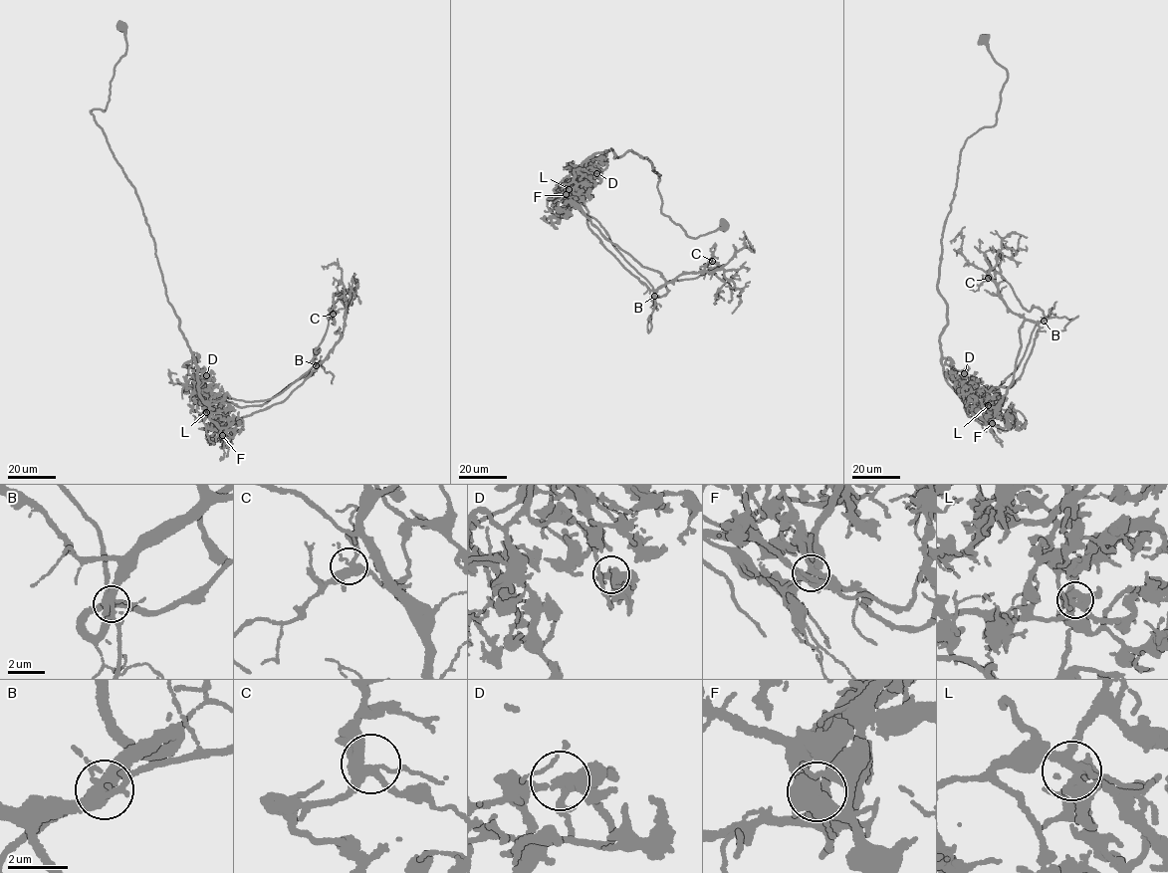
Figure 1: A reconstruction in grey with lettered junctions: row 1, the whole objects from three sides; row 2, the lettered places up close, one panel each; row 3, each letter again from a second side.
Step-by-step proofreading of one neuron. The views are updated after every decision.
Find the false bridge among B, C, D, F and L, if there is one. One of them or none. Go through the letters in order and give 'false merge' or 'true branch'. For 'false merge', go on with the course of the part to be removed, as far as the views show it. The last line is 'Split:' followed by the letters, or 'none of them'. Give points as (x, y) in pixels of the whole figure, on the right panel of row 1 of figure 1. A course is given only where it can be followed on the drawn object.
B: true branch
C: true branch
D: true branch
F: false merge; foreign part runs (992, 424), (1011, 386), (1020, 328), (1024, 321), (1038, 325), (1012, 386), (975, 394), (972, 377)
L: true branch
Split: F

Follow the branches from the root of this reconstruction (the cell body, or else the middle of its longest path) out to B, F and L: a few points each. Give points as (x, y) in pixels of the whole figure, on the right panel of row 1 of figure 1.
B: (983, 40), (1007, 81), (995, 123), (961, 151), (941, 241), (946, 381), (983, 395), (1013, 387), (1044, 321)
F: (983, 40), (1007, 81), (995, 123), (961, 151), (937, 285), (947, 307), (945, 379), (968, 412), (992, 424)
L: (983, 40), (1007, 81), (995, 123), (961, 151), (937, 285), (947, 307), (945, 379), (965, 405), (988, 405)

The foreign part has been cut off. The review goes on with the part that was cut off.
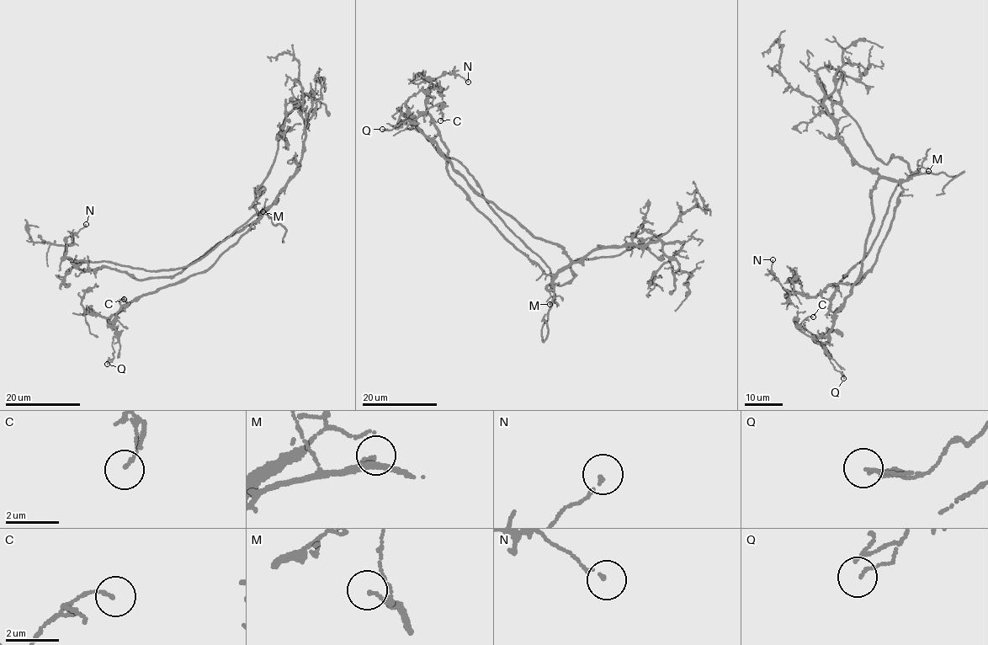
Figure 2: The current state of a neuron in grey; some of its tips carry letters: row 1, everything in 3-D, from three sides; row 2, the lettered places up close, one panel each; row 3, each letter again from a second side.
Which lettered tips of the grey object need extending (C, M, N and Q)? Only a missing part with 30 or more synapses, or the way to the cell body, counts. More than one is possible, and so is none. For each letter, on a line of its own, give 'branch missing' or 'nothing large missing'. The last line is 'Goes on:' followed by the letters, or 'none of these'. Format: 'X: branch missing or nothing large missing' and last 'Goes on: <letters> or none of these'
C: nothing large missing
M: nothing large missing
N: nothing large missing
Q: nothing large missing
Goes on: none of these

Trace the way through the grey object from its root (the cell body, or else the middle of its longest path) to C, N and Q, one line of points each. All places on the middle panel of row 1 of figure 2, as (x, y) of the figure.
C: (544, 272), (565, 269), (570, 260), (563, 249), (475, 190), (411, 125), (438, 103), (440, 120)
N: (544, 272), (474, 207), (448, 174), (448, 148), (427, 109), (428, 88), (445, 73), (468, 82)
Q: (544, 272), (565, 269), (570, 260), (563, 249), (475, 190), (414, 119), (382, 129)

